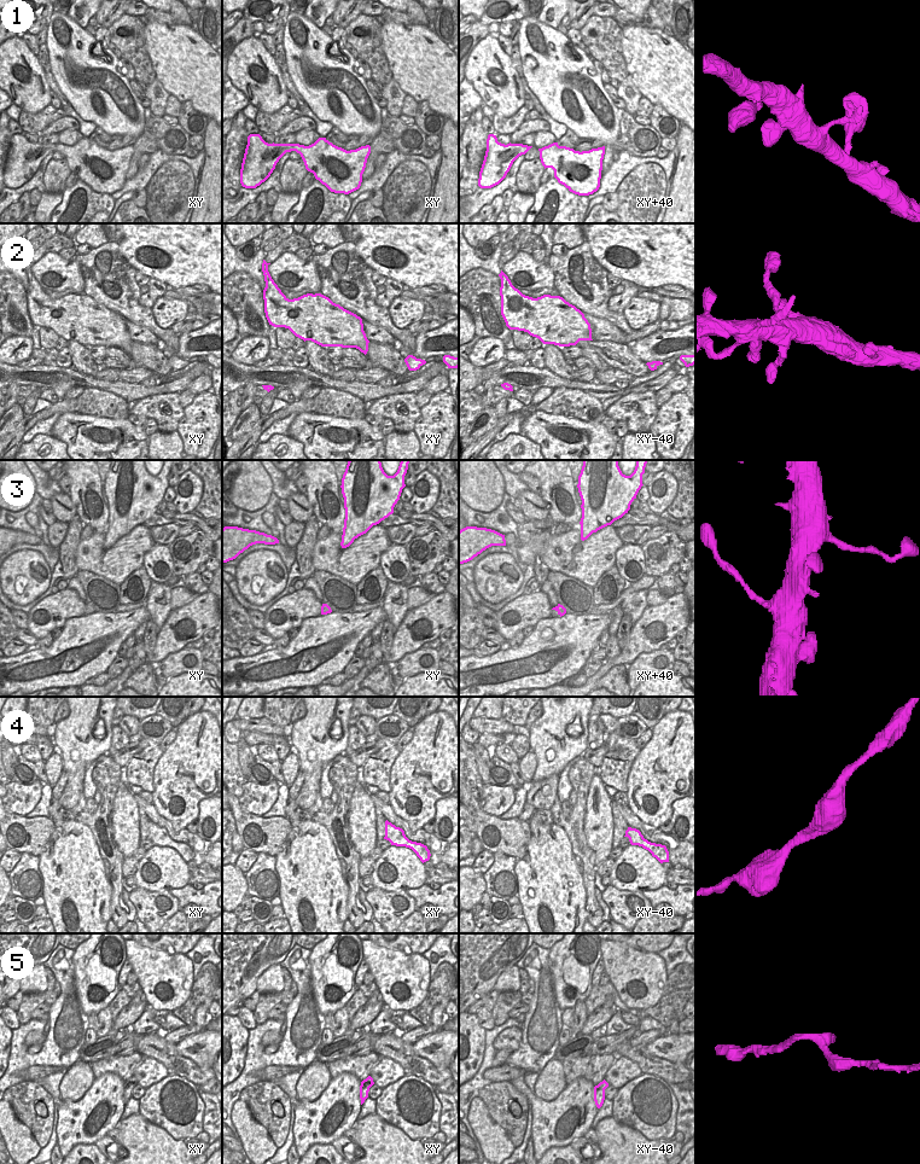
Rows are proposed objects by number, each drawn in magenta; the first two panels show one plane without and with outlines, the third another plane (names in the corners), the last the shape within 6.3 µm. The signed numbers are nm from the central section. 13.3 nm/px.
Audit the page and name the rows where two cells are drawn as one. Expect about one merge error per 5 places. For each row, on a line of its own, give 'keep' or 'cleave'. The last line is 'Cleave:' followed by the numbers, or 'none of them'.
1: keep
2: keep
3: keep
4: keep
5: keep
Cleave: none of them

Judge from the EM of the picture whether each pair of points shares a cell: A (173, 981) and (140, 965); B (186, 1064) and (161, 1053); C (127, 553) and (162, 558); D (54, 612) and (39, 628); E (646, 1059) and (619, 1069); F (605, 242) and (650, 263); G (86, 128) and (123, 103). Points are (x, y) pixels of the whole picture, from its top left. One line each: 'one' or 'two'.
A: one
B: one
C: two
D: one
E: two
F: one
G: two

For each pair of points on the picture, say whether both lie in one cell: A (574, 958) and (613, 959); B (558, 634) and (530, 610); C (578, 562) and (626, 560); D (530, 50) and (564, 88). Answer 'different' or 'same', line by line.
A: different
B: different
C: different
D: same

